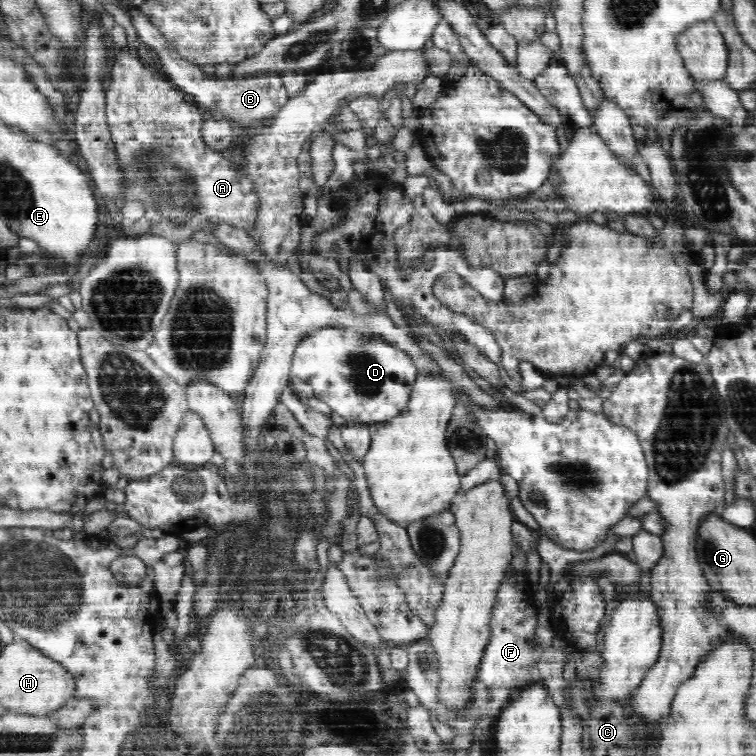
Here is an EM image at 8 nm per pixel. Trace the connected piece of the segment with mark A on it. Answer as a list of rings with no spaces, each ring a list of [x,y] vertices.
[[[116,48],[117,53],[110,58],[110,86],[105,95],[107,125],[117,168],[121,172],[119,199],[122,202],[144,202],[143,211],[152,220],[152,234],[166,238],[171,244],[176,240],[188,240],[198,230],[210,230],[208,226],[214,226],[216,222],[224,222],[218,226],[250,232],[259,207],[258,197],[248,177],[202,139],[200,128],[207,118],[206,112],[180,88],[164,80],[157,64],[152,63],[152,68],[146,68],[146,62],[141,58],[132,56],[128,50]]]

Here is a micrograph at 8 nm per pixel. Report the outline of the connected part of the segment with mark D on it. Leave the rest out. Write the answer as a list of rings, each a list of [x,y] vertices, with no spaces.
[[[334,326],[322,327],[302,338],[291,362],[291,375],[310,384],[314,397],[326,402],[346,424],[354,425],[374,425],[400,414],[409,404],[418,373],[406,351],[378,337]]]

